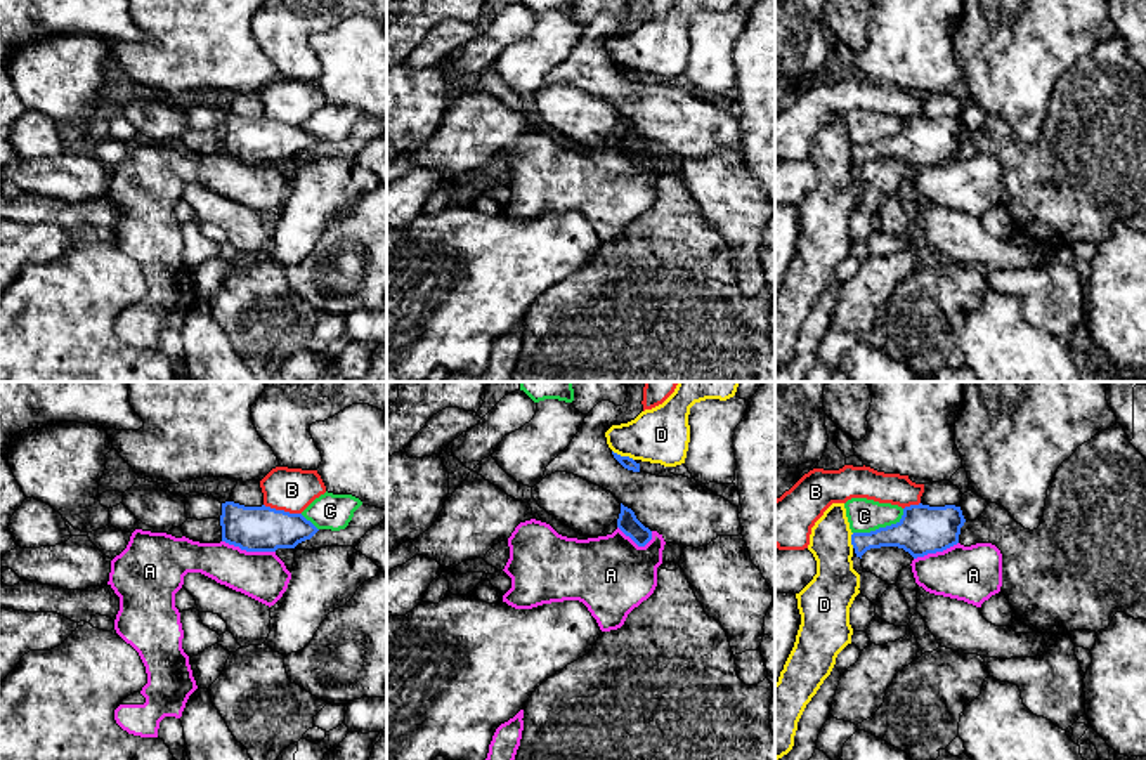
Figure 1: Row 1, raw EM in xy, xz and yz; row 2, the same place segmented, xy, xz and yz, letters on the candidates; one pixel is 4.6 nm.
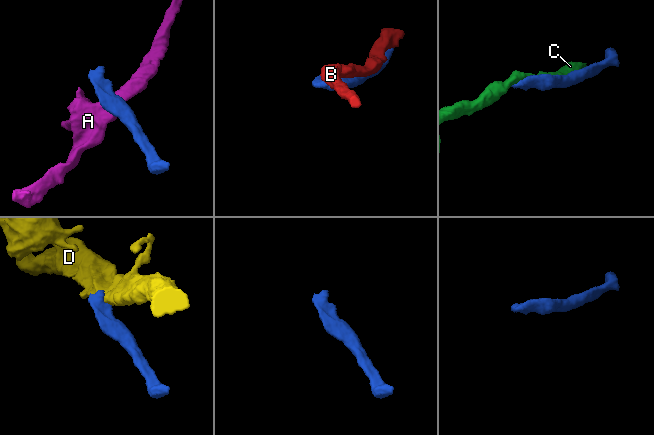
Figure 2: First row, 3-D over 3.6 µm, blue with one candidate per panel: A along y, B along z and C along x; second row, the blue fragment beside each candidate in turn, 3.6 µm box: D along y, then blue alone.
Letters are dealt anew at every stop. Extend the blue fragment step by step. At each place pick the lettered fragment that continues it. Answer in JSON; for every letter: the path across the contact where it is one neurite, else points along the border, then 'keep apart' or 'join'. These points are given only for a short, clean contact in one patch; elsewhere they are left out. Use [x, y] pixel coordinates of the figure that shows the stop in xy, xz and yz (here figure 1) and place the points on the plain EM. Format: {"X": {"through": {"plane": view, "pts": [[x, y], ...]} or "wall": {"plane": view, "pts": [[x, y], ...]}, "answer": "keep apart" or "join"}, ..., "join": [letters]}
{"A": {"wall": {"plane": "xy", "pts": [[222, 151], [247, 162], [274, 163]]}, "answer": "keep apart"}, "B": {"answer": "keep apart"}, "C": {"answer": "keep apart"}, "D": {"wall": {"plane": "xz", "pts": [[612, 61], [633, 72]]}, "answer": "keep apart"}, "join": []}

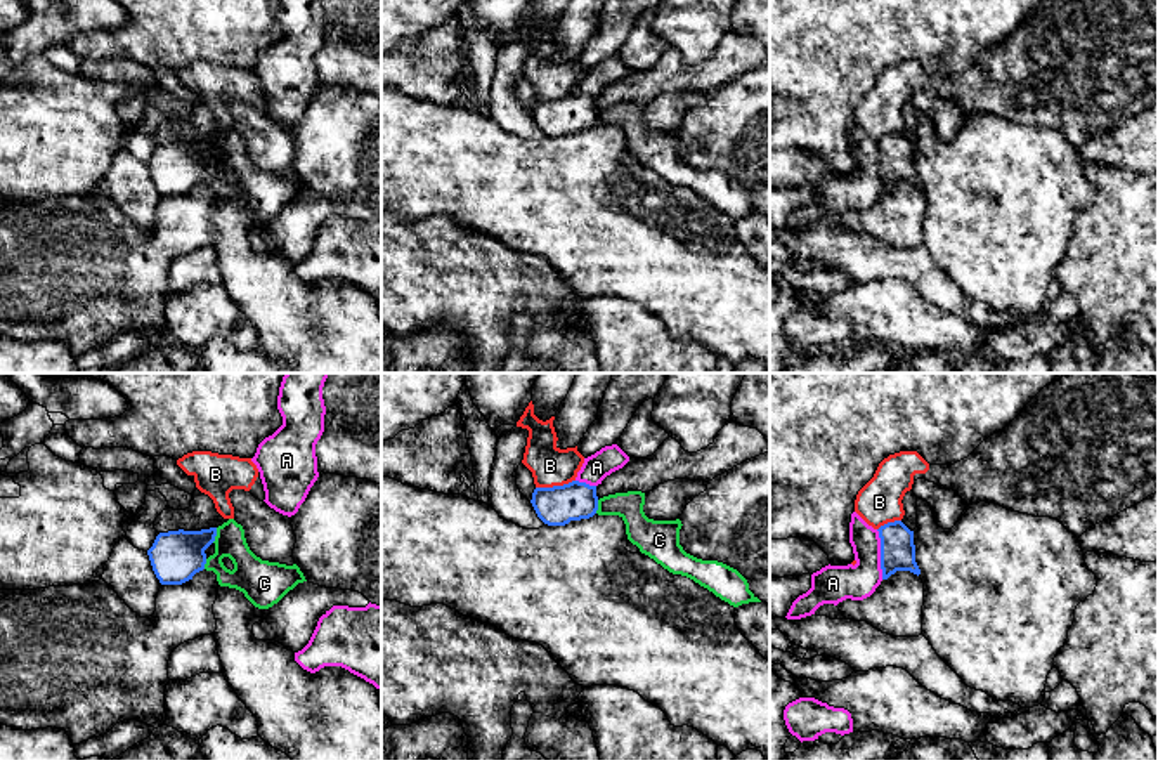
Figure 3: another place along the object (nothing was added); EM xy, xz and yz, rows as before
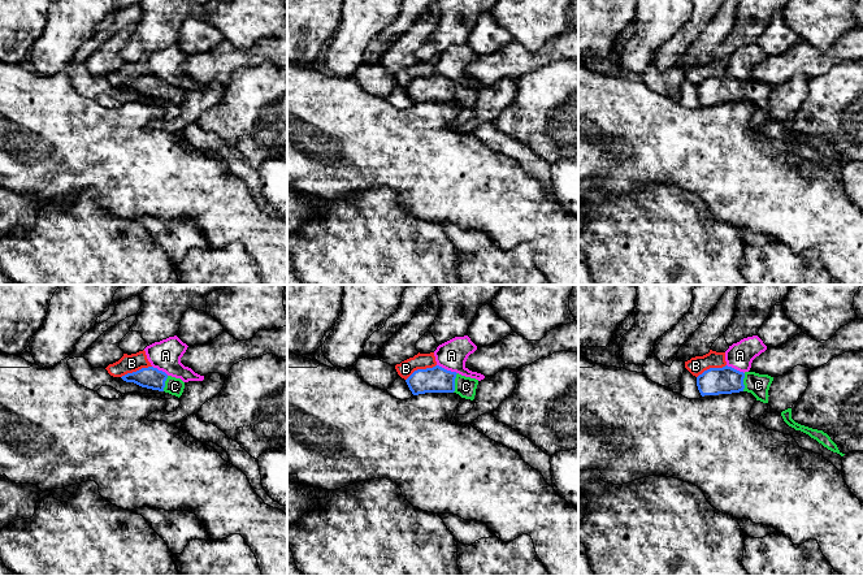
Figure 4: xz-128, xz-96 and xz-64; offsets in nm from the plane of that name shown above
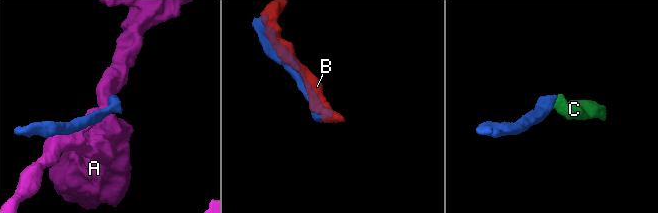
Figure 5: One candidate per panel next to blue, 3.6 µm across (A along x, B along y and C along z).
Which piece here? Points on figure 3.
{"A": {"answer": "keep apart"}, "B": {"answer": "keep apart"}, "C": {"through": {"plane": "xy", "pts": [[175, 167], [193, 155], [215, 146], [245, 172], [252, 186]]}, "answer": "join"}, "join": ["C"]}

